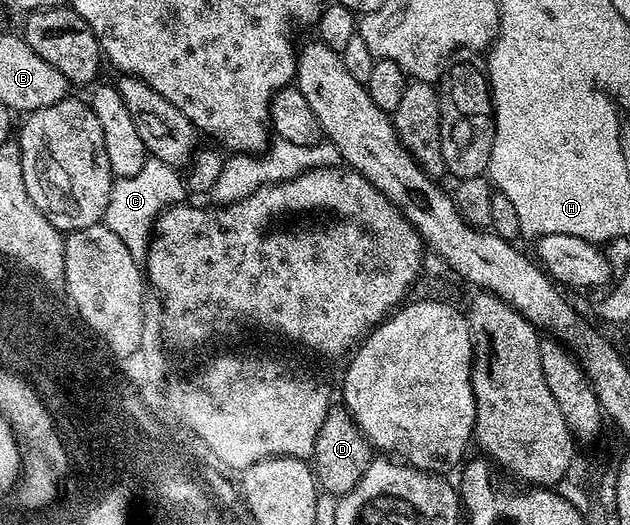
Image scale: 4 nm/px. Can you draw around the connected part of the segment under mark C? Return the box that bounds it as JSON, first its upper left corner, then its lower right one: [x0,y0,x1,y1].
[102,158,185,258]

